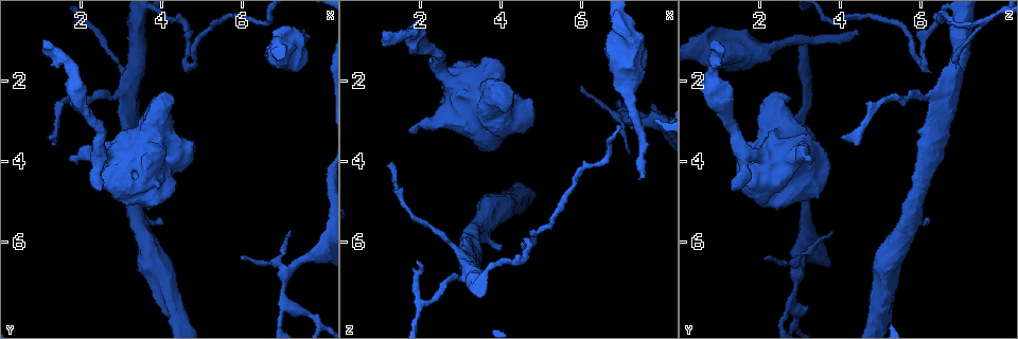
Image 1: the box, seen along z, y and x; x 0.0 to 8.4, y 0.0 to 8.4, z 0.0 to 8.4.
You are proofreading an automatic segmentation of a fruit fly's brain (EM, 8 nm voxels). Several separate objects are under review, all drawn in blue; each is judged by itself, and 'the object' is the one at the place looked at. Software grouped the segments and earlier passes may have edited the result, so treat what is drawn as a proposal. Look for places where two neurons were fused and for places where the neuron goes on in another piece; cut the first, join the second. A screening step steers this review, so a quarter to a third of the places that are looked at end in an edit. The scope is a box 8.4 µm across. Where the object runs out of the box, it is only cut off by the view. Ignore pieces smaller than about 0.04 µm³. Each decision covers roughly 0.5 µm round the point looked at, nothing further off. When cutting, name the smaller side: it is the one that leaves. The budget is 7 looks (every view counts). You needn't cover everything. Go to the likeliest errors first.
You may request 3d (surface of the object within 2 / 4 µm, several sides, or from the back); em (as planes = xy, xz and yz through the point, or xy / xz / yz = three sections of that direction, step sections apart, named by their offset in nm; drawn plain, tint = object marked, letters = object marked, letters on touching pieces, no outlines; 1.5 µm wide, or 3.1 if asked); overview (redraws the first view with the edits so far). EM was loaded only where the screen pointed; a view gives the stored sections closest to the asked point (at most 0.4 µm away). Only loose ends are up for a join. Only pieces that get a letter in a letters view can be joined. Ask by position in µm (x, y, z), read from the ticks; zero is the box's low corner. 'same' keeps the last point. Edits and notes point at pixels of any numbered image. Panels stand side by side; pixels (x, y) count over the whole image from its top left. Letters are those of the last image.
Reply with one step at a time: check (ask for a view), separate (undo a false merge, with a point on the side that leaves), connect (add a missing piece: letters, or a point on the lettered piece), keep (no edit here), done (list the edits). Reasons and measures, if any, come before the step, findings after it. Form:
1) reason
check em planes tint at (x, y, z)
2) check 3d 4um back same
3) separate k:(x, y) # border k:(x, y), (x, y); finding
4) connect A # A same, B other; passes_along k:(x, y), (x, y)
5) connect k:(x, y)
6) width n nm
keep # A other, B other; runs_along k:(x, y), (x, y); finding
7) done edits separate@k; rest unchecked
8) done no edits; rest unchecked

an open end
check 3d 4um at (7.35, 0.75, 4.40)

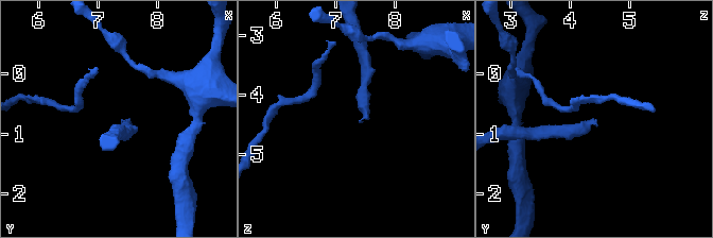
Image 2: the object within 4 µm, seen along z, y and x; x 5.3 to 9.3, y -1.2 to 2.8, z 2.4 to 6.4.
check em planes letters at (7.45, 0.80, 4.40)

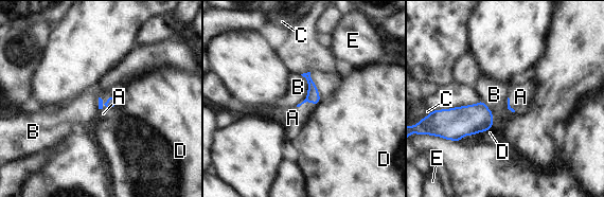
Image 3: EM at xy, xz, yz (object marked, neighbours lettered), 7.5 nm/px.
connect A # A same, B other, C other, D other, E other; passes_along 3:(111, 102), (107, 103), (103, 113); it goes on there

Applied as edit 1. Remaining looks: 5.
an open end
check 3d 2um at (1.15, 1.00, 0.90)

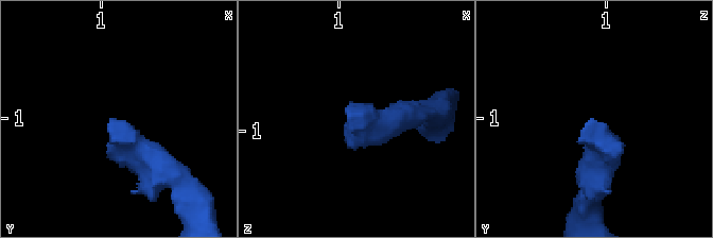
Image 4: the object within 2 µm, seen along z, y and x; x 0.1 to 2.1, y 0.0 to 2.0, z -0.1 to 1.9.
need the tissue
check em yz step 8 letters at (1.06, 0.96, 0.88)

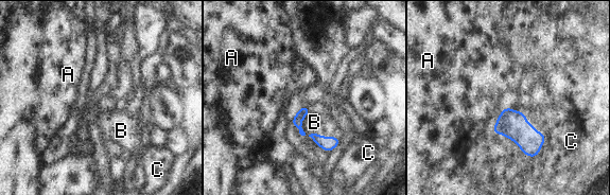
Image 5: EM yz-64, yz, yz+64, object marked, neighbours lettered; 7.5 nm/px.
connect B # A other, B same, C other; passes_along 5:(301, 113), (303, 118), (314, 122); the neuron continues

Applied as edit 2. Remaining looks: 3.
branch stops here
check 3d 2um at (2.45, 4.75, 1.35)

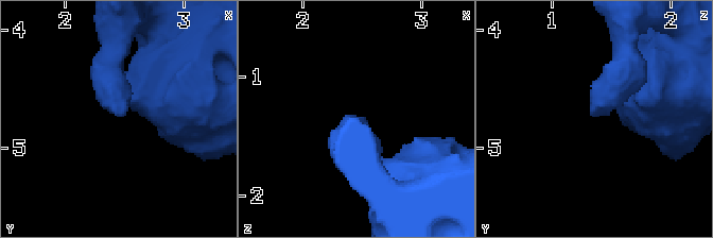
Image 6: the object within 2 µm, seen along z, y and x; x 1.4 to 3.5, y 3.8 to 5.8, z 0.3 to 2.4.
need the tissue
check em yz step 8 plain at (2.48, 4.72, 1.32)

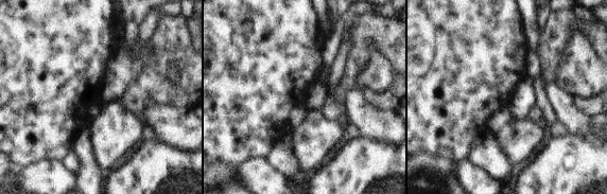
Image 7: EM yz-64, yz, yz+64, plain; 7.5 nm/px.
see the neighbours
check em yz step 8 letters same

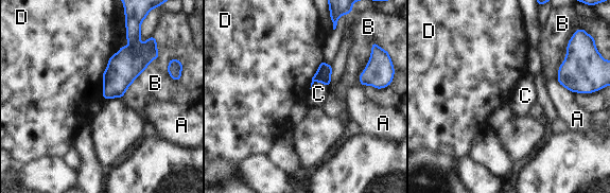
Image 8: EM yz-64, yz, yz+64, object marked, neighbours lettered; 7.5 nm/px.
keep # A other, B other, C other, D other; border 8:(329, 87), (315, 82), (310, 89); no lettered piece goes on from it

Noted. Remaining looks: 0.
done edits connect@3, connect@5; rest unchecked

